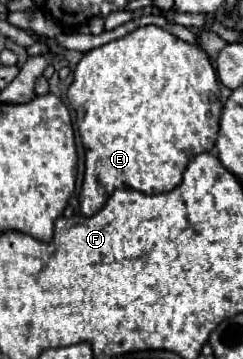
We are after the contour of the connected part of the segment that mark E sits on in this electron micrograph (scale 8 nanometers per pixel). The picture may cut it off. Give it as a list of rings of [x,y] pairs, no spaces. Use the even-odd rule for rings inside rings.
[[[145,25],[145,27],[139,27],[131,33],[127,33],[125,37],[121,39],[113,39],[97,49],[91,49],[83,55],[83,59],[79,61],[75,73],[73,73],[73,83],[69,87],[69,93],[67,93],[67,99],[71,103],[71,107],[75,107],[75,115],[77,115],[77,129],[79,129],[79,135],[81,135],[81,141],[83,141],[83,147],[85,147],[85,181],[83,181],[83,187],[81,187],[81,195],[79,195],[79,203],[81,203],[81,213],[91,217],[95,215],[103,205],[105,201],[109,199],[109,195],[115,191],[115,189],[135,189],[135,191],[141,191],[141,193],[147,193],[147,195],[155,195],[155,193],[165,193],[165,191],[171,191],[175,189],[179,183],[181,183],[181,177],[183,177],[183,171],[187,167],[187,163],[199,155],[199,153],[207,153],[215,147],[215,141],[217,141],[217,133],[219,133],[219,117],[221,117],[221,101],[219,101],[219,81],[217,81],[217,75],[209,63],[209,57],[203,49],[199,49],[197,45],[189,45],[185,41],[181,41],[179,37],[175,37],[173,33],[169,33],[167,29],[163,27],[157,27],[157,25]]]

